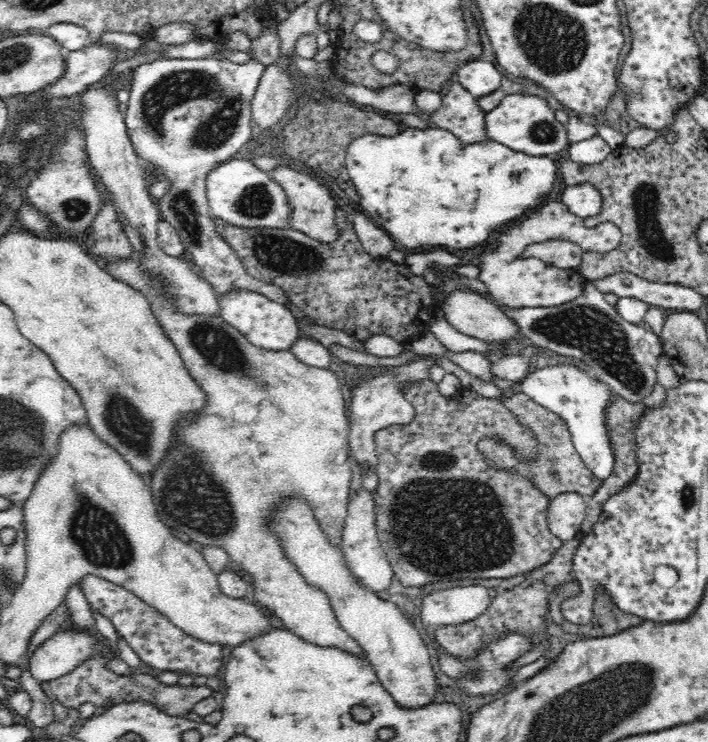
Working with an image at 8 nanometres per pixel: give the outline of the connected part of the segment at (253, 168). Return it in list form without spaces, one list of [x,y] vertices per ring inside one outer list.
[[[230,159],[217,165],[206,178],[206,198],[208,208],[213,216],[220,218],[229,225],[249,229],[290,229],[291,204],[285,190],[272,180],[271,172],[260,169],[257,163],[246,159]]]

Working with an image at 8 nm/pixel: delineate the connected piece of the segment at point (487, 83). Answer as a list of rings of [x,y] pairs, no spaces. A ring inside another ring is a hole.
[[[469,62],[457,72],[459,83],[474,98],[482,98],[500,88],[502,74],[490,62]]]

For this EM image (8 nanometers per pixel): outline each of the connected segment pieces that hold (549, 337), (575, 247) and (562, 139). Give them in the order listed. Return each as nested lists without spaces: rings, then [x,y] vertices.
[[[590,285],[583,290],[582,296],[558,306],[532,306],[519,309],[508,309],[506,315],[518,327],[518,332],[534,345],[543,346],[557,354],[573,356],[579,363],[583,363],[591,374],[603,380],[616,395],[620,395],[626,402],[632,404],[643,403],[658,384],[656,369],[658,357],[662,355],[662,341],[654,331],[646,331],[644,327],[624,321],[604,295]]]
[[[550,239],[542,242],[532,242],[524,248],[524,256],[539,258],[549,265],[562,270],[578,270],[583,250],[578,243],[566,239]]]
[[[525,93],[510,94],[500,102],[494,110],[490,110],[484,118],[484,131],[488,140],[527,155],[548,156],[560,154],[568,147],[567,127],[554,118],[554,110],[546,100],[538,96],[526,96]]]

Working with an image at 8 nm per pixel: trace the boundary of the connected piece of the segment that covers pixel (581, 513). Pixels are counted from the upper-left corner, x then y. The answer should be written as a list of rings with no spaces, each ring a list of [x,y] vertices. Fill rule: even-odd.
[[[574,492],[558,494],[549,500],[547,520],[549,531],[563,542],[573,540],[581,531],[586,517],[585,497]]]

